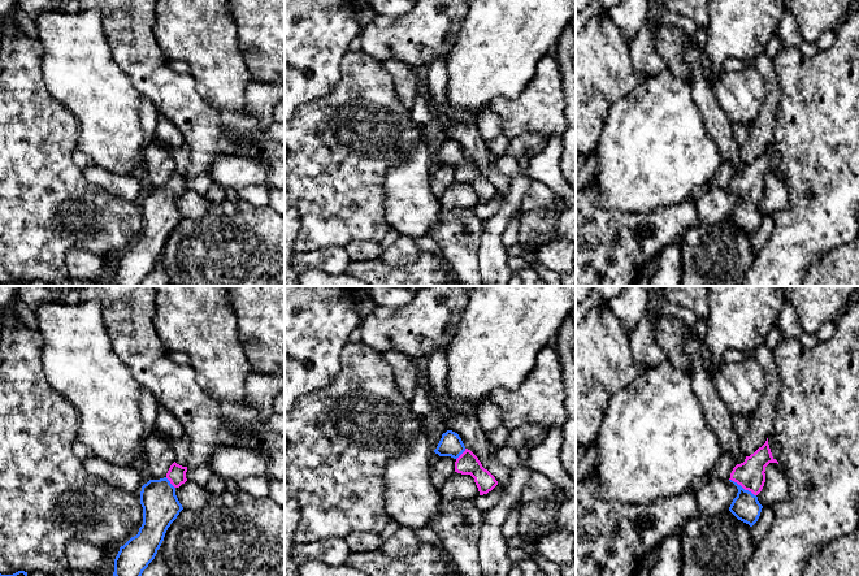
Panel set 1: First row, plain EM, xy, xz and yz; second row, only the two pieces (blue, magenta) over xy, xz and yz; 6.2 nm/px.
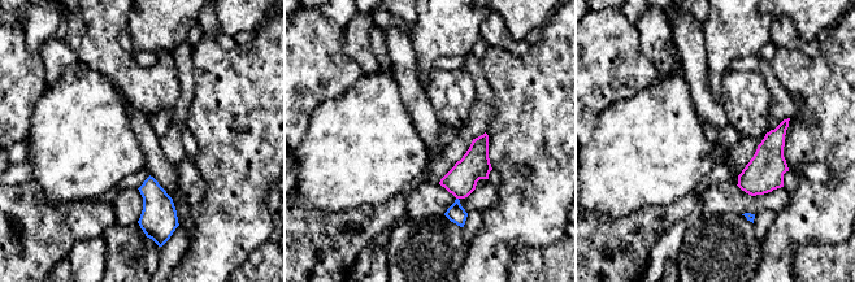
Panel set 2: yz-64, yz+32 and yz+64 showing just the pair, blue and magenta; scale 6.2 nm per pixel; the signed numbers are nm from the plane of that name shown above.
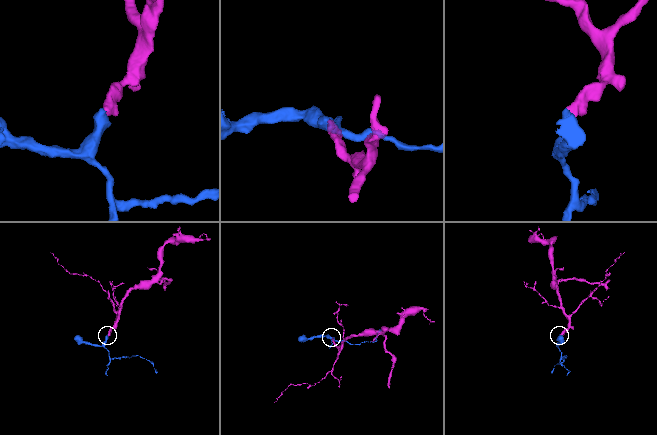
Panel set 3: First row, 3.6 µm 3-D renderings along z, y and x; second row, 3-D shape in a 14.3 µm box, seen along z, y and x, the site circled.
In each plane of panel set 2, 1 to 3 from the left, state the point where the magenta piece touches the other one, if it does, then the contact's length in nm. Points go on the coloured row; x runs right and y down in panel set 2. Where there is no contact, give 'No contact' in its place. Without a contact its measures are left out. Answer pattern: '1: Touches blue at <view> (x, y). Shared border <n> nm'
1: No contact
2: No contact
3: No contact

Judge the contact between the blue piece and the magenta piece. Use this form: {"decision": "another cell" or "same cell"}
{"decision": "same cell"}

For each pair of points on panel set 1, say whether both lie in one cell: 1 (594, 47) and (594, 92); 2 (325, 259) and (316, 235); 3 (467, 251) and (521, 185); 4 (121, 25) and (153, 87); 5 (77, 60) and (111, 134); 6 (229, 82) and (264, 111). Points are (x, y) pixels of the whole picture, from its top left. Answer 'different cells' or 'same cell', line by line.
1: same cell
2: different cells
3: different cells
4: same cell
5: same cell
6: different cells

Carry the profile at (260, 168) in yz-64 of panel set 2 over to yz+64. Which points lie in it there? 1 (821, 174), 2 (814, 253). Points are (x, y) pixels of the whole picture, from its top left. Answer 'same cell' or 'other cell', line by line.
1: other cell
2: other cell

